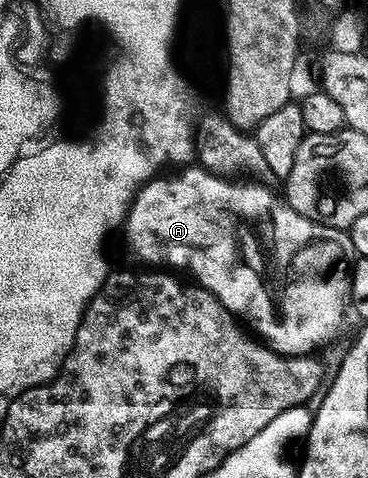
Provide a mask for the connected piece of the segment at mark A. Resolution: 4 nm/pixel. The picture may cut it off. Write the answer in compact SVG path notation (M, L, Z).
M198 164L179 170L182 171L179 174L172 175L171 178L162 178L163 176L151 178L134 198L134 203L131 204L124 223L126 242L130 245L131 252L140 261L150 262L146 264L154 268L163 266L173 268L175 271L187 270L191 274L189 277L197 285L203 286L208 292L212 292L212 296L216 296L216 300L220 300L220 304L224 304L224 308L228 308L230 314L233 314L235 318L245 323L265 345L269 346L271 350L275 350L277 354L285 354L292 358L301 358L303 356L313 355L315 352L318 352L314 350L328 345L337 336L338 329L342 326L342 317L345 316L346 310L348 314L347 295L350 293L350 271L352 269L352 257L350 258L352 247L349 233L345 229L336 226L325 226L324 224L313 222L304 216L300 216L291 206L283 204L279 200L279 197L277 200L268 189L262 186L253 186L255 184L253 181L229 180L227 177L218 177L202 169Z

